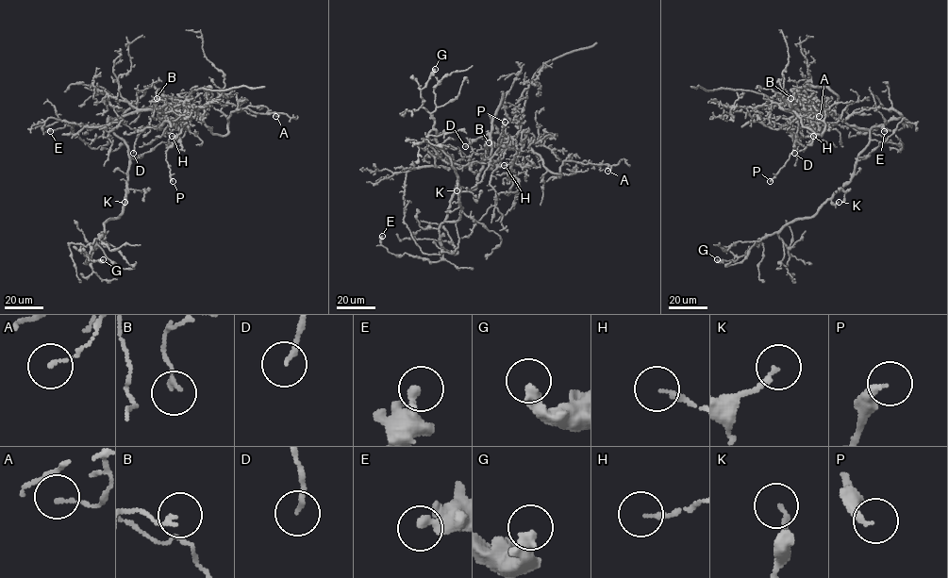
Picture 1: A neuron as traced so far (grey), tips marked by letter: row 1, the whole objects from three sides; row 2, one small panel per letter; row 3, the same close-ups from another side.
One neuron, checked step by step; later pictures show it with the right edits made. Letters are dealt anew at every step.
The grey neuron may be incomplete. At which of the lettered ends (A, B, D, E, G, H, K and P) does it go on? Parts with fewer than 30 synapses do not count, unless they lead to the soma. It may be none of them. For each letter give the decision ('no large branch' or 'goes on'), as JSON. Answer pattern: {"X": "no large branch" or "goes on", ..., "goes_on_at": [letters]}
{"A": "no large branch", "B": "no large branch", "D": "no large branch", "E": "no large branch", "G": "no large branch", "H": "no large branch", "K": "no large branch", "P": "no large branch", "goes_on_at": []}

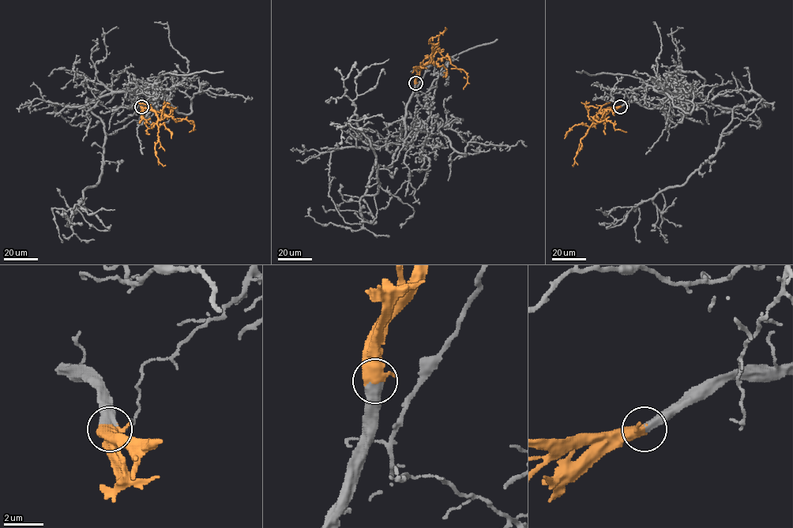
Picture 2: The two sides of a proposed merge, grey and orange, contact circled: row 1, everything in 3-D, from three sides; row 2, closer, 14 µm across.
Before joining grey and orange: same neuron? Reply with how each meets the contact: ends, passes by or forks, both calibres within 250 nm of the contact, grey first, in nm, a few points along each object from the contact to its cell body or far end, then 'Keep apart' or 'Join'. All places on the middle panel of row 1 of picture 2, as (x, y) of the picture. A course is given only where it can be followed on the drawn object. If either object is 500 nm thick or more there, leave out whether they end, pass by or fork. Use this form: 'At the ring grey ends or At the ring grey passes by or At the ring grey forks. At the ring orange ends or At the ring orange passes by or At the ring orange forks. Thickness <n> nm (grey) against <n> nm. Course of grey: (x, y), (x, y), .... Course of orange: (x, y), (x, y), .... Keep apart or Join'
Thickness 550 nm (grey) against 650 nm. Course of grey: (415, 84), (406, 140), (422, 124), (390, 167), (374, 163), (374, 195), (355, 105), (336, 103). Course of orange: (415, 84), (419, 71), (425, 65), (446, 56), (450, 63), (463, 69), (468, 76), (463, 89). Join

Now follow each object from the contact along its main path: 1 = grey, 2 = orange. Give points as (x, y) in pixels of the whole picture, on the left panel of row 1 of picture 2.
1: (141, 106), (130, 108), (148, 88), (125, 70), (99, 97), (102, 174), (73, 208), (52, 209), (62, 241)
2: (141, 106), (171, 116), (176, 121), (182, 119), (190, 121), (194, 127), (189, 132)

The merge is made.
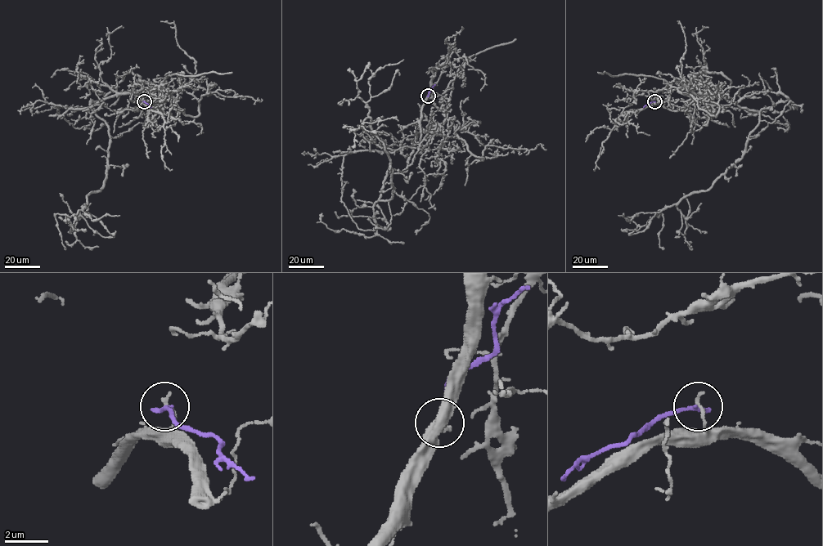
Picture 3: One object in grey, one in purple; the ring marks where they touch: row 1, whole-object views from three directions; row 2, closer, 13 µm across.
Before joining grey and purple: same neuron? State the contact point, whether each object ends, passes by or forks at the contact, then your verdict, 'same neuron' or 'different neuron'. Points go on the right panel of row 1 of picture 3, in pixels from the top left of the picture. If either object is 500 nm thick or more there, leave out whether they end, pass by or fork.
at (654, 101); grey ends there; purple ends there; different neuron

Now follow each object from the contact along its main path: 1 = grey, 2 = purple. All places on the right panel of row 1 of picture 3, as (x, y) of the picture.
1: (654, 101), (702, 108), (688, 76), (721, 73), (726, 96), (759, 114), (740, 159), (656, 215), (664, 248)
2: (654, 101), (644, 107)

